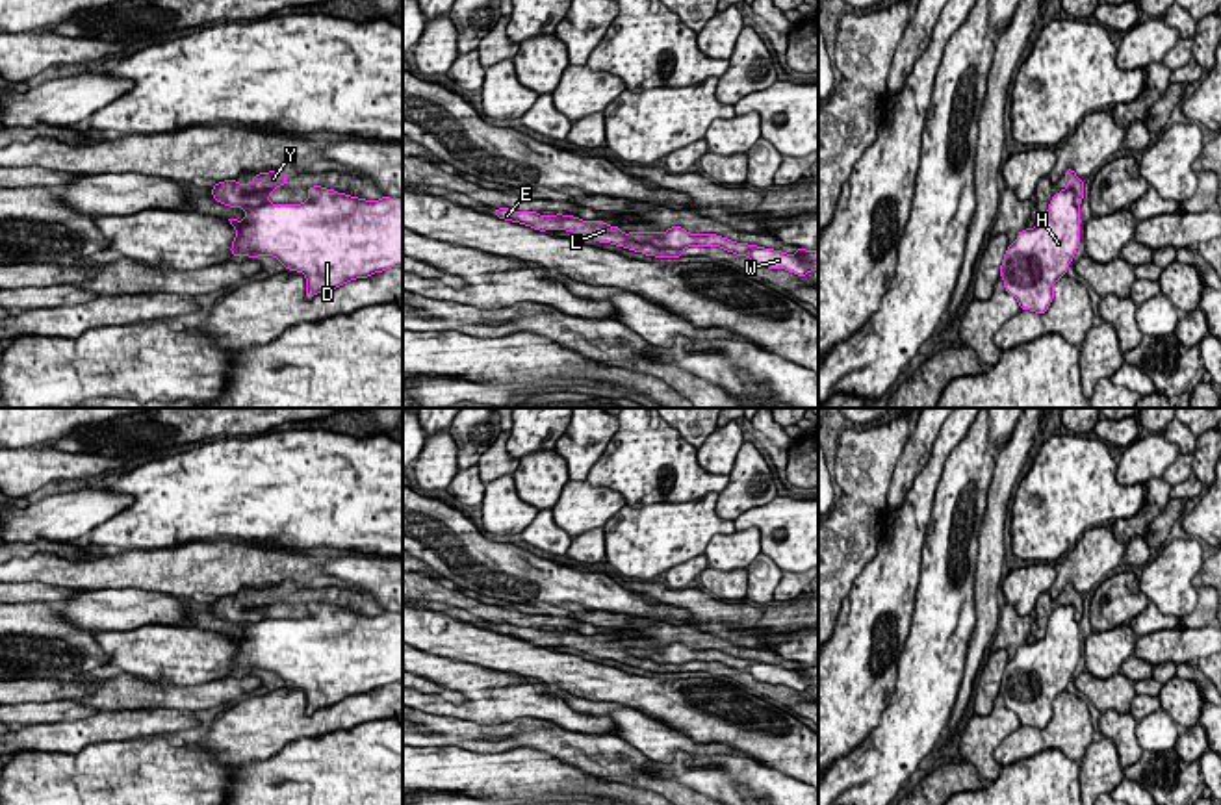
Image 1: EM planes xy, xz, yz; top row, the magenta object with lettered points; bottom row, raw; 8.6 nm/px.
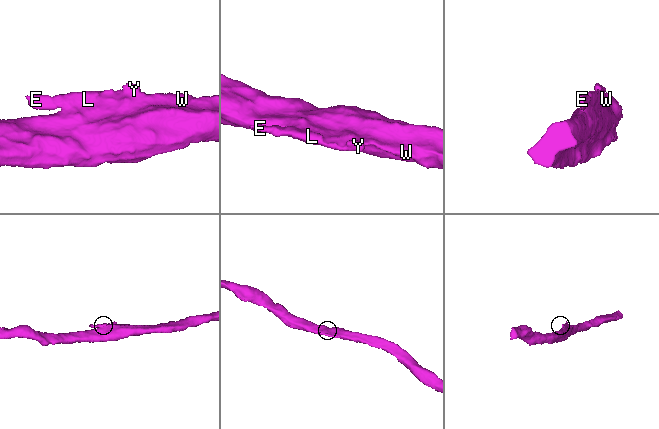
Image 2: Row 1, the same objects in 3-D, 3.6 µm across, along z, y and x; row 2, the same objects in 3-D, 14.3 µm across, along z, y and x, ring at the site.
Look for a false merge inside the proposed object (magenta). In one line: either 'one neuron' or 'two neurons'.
two neurons

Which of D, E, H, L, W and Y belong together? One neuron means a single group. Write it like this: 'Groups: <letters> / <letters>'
Groups: D H W / E L Y

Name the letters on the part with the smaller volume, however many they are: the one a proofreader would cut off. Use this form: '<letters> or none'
E, L, Y

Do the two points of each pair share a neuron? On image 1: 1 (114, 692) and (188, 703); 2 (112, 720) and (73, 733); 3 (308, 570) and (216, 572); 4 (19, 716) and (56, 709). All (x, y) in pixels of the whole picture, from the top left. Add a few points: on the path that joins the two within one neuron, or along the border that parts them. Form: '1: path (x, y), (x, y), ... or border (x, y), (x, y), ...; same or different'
1: path (132, 692), (169, 696); same
2: path (102, 726), (82, 733); same
3: path (286, 568), (238, 568); same
4: path (28, 713), (47, 713); same

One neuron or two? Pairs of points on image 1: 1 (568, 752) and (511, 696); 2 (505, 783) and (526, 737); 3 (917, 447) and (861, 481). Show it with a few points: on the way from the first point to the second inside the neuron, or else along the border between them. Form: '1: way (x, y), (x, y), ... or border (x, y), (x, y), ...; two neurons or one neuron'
1: border (492, 722), (544, 718), (576, 733); two neurons
2: border (477, 752), (537, 748), (552, 753), (561, 763); two neurons
3: border (913, 431), (897, 462), (887, 501); two neurons

